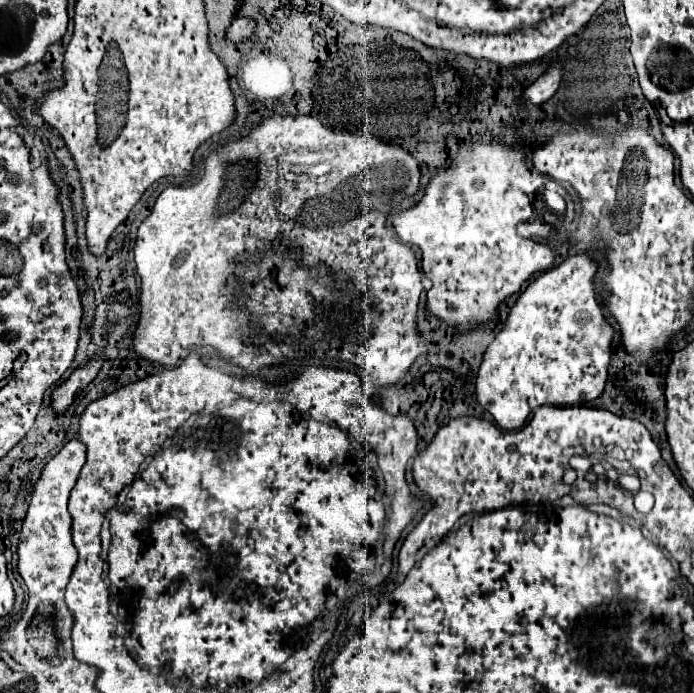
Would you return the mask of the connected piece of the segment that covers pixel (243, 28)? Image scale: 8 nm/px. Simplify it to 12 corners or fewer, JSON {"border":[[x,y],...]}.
{"border":[[236,18],[226,30],[226,40],[246,42],[254,34],[252,18]]}

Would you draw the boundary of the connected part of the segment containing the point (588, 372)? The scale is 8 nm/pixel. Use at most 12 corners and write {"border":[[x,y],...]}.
{"border":[[598,264],[534,278],[486,348],[500,428],[602,394],[612,328]]}

